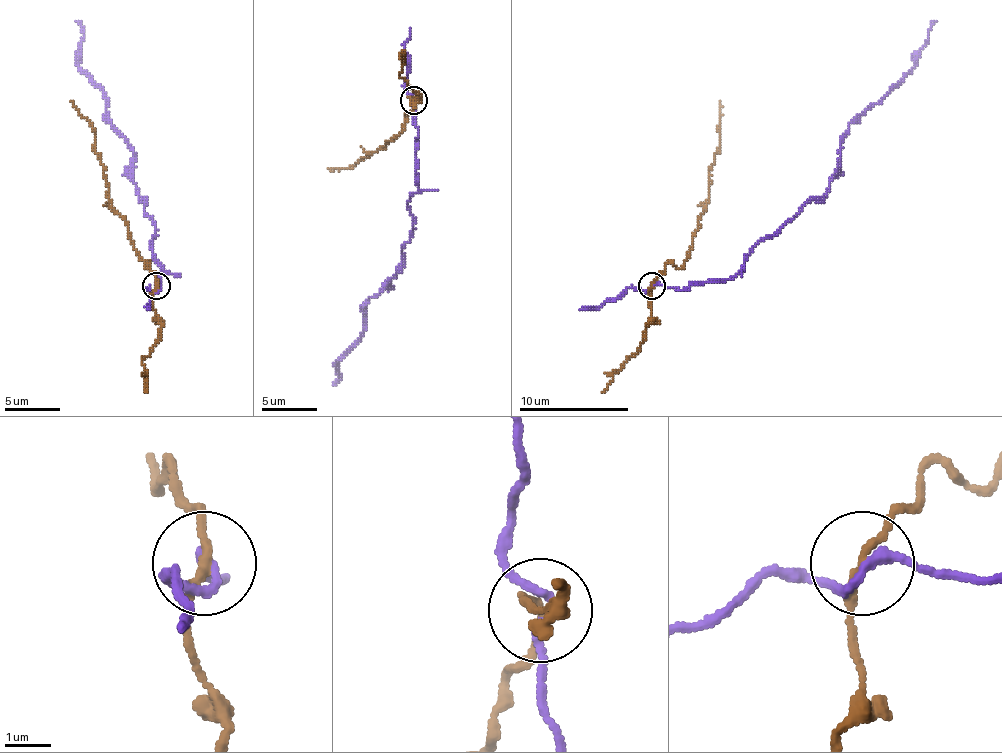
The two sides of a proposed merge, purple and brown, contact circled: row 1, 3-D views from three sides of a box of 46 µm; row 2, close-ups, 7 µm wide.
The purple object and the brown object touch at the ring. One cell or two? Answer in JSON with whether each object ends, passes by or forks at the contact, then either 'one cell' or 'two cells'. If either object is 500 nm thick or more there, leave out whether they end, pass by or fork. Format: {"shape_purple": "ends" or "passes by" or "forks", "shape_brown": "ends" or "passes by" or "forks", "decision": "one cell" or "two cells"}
{"shape_purple": "passes by", "shape_brown": "passes by", "decision": "two cells"}

